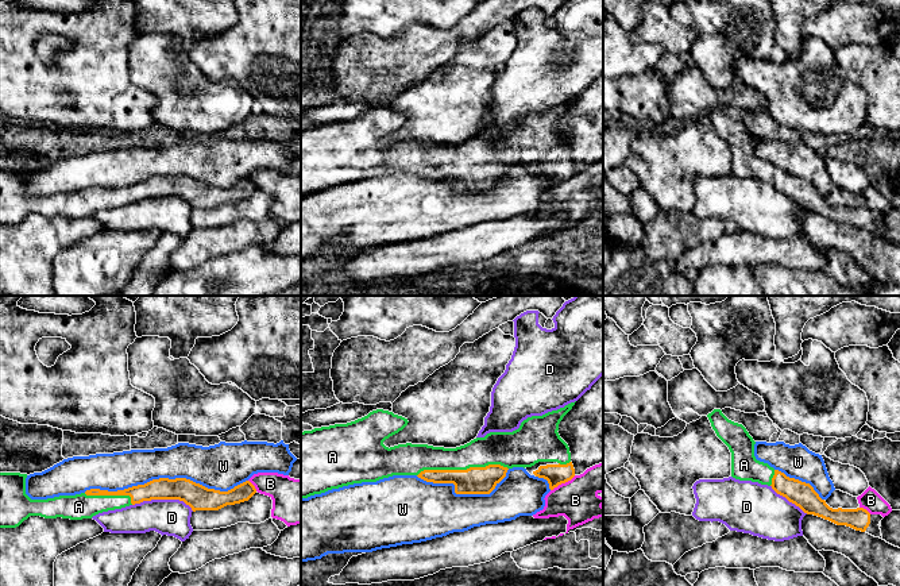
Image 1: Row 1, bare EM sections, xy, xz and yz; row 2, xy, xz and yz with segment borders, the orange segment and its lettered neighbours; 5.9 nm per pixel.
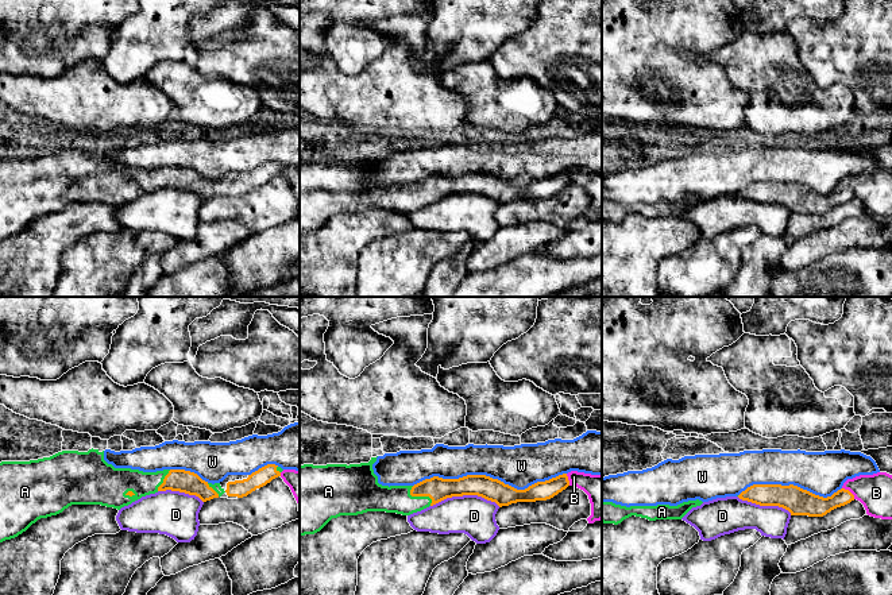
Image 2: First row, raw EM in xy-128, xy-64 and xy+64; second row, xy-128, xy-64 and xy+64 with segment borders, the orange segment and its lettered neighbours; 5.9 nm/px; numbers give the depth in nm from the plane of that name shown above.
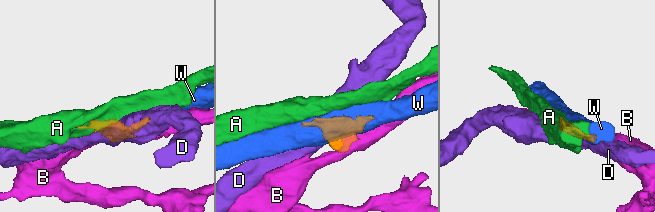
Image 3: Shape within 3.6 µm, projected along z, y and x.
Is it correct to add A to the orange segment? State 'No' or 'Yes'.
Yes

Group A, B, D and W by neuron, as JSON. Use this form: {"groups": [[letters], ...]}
{"groups": [["A"], ["B"], ["D"], ["W"]]}

